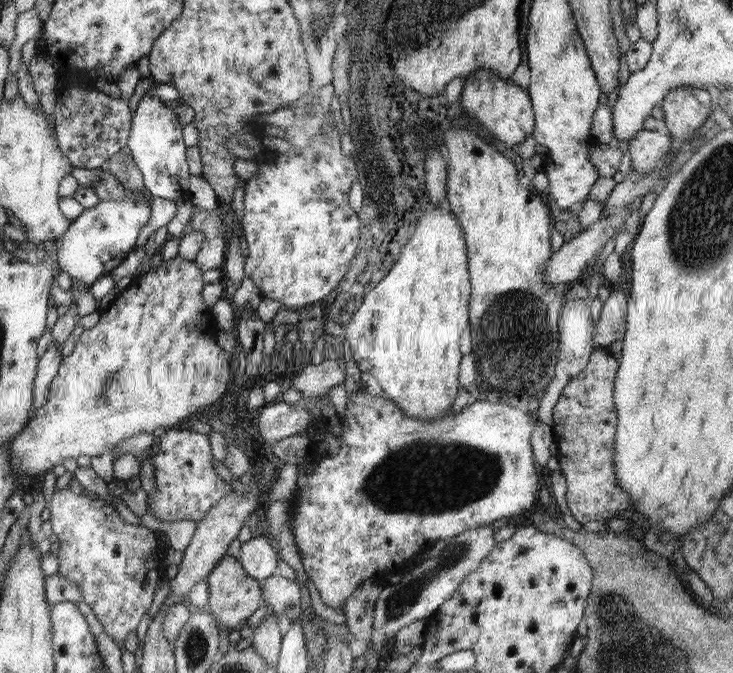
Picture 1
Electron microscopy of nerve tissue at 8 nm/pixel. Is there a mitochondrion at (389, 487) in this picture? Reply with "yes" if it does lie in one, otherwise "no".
yes

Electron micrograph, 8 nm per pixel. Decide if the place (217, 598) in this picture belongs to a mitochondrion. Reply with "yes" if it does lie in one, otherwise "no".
no

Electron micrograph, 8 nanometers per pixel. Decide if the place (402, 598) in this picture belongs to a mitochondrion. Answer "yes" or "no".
yes

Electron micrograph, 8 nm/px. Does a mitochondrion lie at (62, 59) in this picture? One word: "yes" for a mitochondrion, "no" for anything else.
no

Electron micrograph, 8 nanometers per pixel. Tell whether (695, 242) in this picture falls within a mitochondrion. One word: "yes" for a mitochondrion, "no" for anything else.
yes

